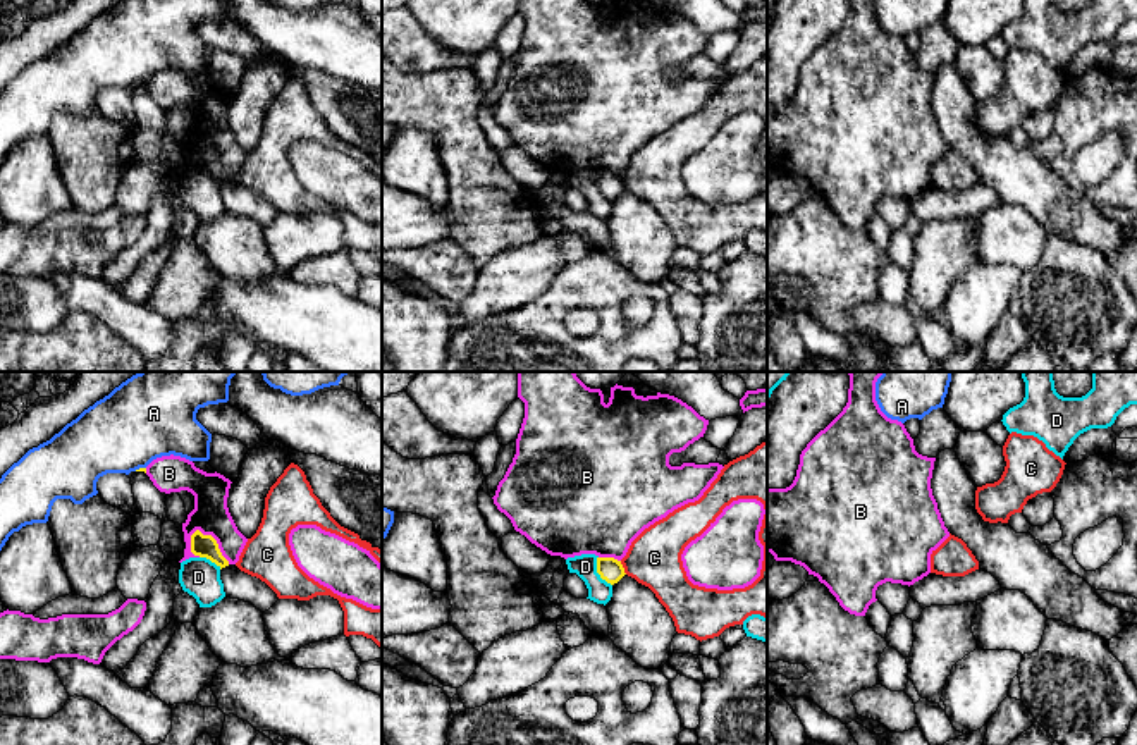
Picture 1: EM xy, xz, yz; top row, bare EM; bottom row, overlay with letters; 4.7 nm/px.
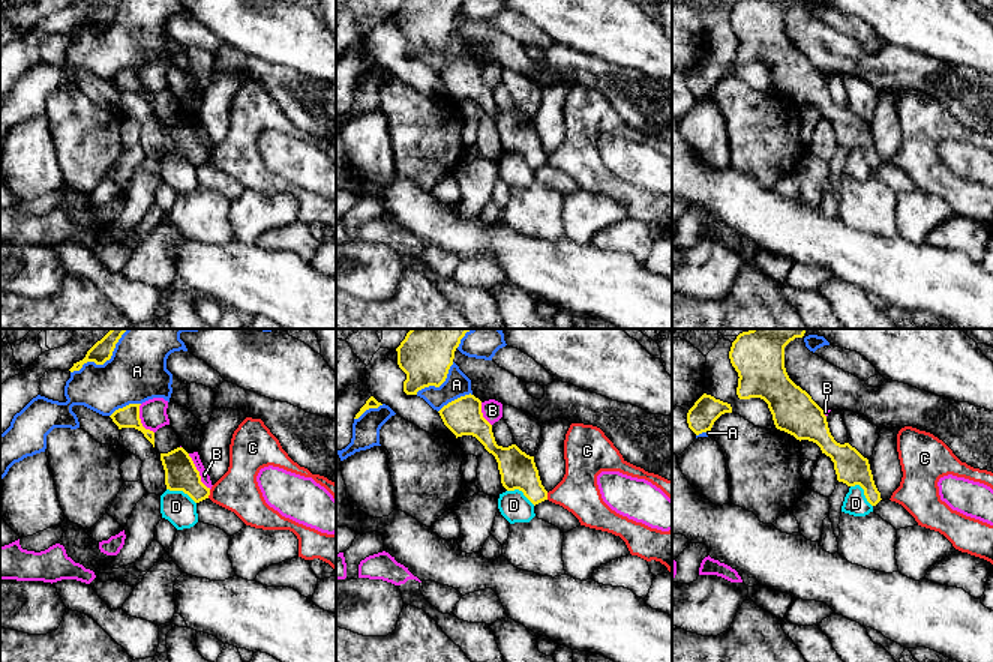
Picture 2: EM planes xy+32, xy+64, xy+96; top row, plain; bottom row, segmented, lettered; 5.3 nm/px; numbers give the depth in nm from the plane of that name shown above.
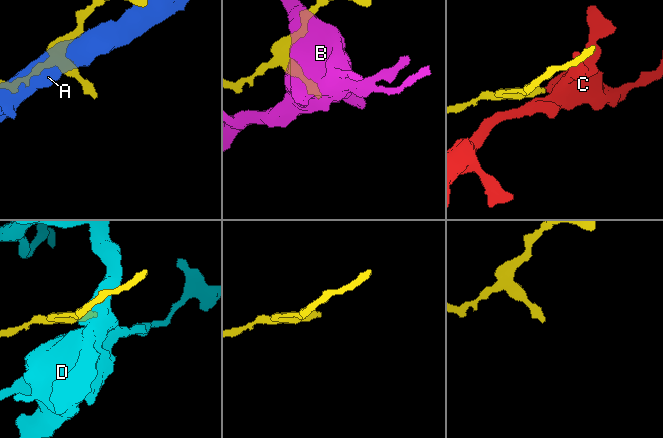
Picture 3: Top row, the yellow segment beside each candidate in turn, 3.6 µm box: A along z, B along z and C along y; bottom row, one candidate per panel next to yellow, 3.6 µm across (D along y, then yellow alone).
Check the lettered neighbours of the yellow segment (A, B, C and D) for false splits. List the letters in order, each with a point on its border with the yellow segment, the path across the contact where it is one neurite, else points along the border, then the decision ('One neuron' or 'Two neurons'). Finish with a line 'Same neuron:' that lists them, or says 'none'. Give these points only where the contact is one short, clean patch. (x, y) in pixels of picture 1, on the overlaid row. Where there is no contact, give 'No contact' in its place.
A: Touches yellow at xy (140, 468). Two neurons
B: Touches yellow at xy (214, 539). Two neurons
C: Touches yellow at xz (623, 568). Boundary: xz (620, 561), (626, 573). Two neurons
D: Touches yellow at xz (597, 572). Two neurons
Same neuron: none

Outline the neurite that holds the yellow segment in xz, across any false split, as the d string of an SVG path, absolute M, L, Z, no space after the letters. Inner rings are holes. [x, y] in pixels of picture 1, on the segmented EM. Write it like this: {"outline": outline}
{"outline": "M597 557L597 573L611 585L618 583L626 575L621 561L614 557Z"}

